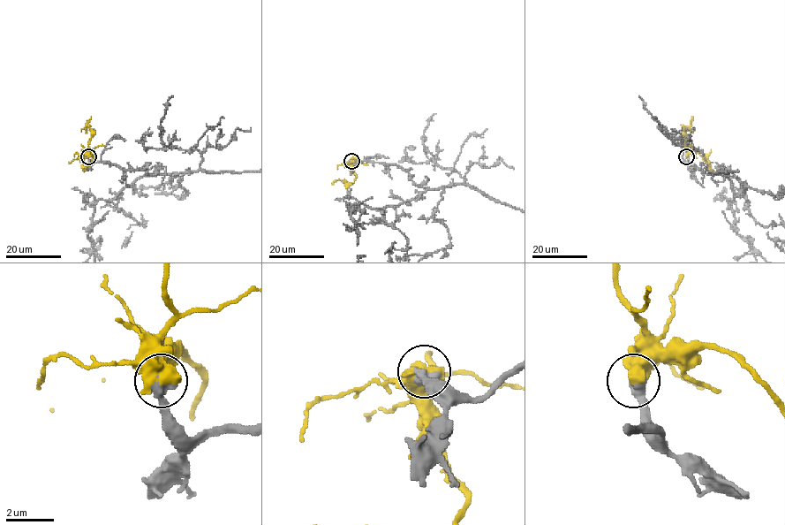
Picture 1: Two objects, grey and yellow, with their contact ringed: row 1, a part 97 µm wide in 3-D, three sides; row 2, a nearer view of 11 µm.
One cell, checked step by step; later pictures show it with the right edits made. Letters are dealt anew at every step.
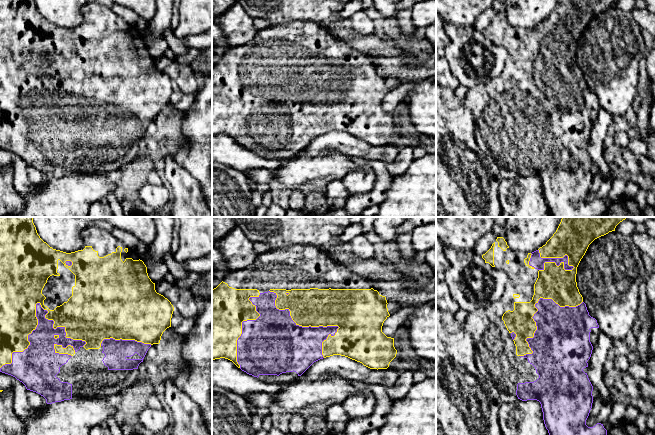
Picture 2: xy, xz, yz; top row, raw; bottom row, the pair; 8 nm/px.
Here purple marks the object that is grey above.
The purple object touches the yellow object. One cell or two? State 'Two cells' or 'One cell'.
One cell

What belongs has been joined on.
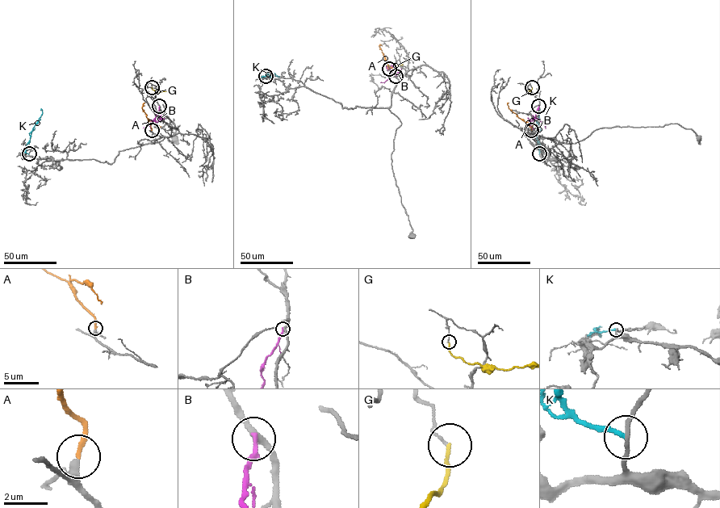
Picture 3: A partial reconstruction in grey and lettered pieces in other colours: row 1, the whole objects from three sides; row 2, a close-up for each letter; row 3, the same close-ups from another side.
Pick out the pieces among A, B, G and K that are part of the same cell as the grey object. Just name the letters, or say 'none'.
A

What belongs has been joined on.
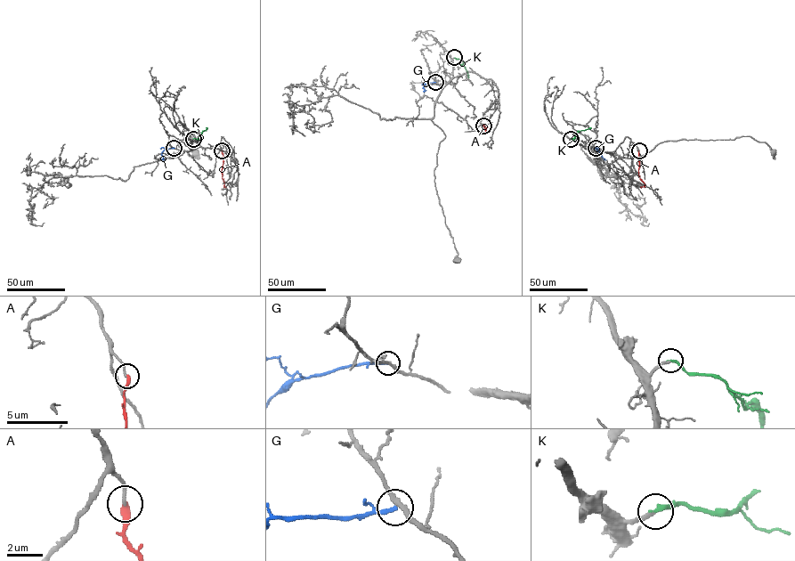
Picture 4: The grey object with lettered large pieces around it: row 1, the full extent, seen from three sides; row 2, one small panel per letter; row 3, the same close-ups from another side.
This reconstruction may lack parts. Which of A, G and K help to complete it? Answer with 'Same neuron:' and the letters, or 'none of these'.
Same neuron: A, K

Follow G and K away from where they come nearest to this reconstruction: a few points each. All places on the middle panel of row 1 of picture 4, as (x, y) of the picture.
G: (435, 82), (426, 83), (423, 88), (425, 90)
K: (454, 58), (463, 62), (468, 78)

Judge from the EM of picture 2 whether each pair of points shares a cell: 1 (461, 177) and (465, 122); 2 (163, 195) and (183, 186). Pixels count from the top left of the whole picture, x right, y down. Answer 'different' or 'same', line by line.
1: same
2: different

